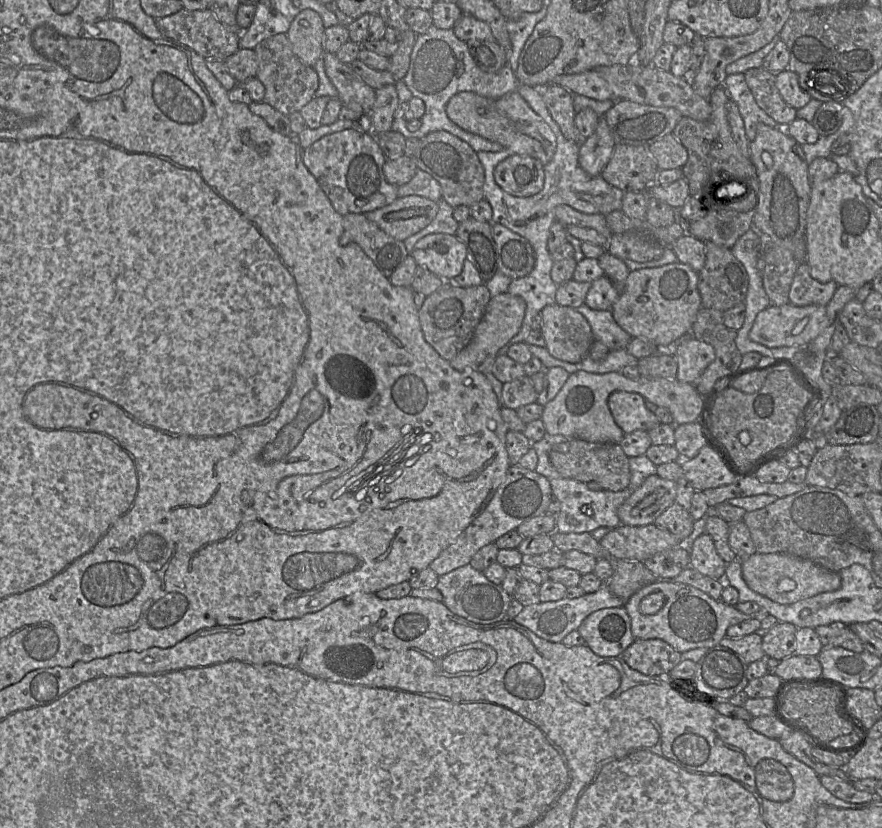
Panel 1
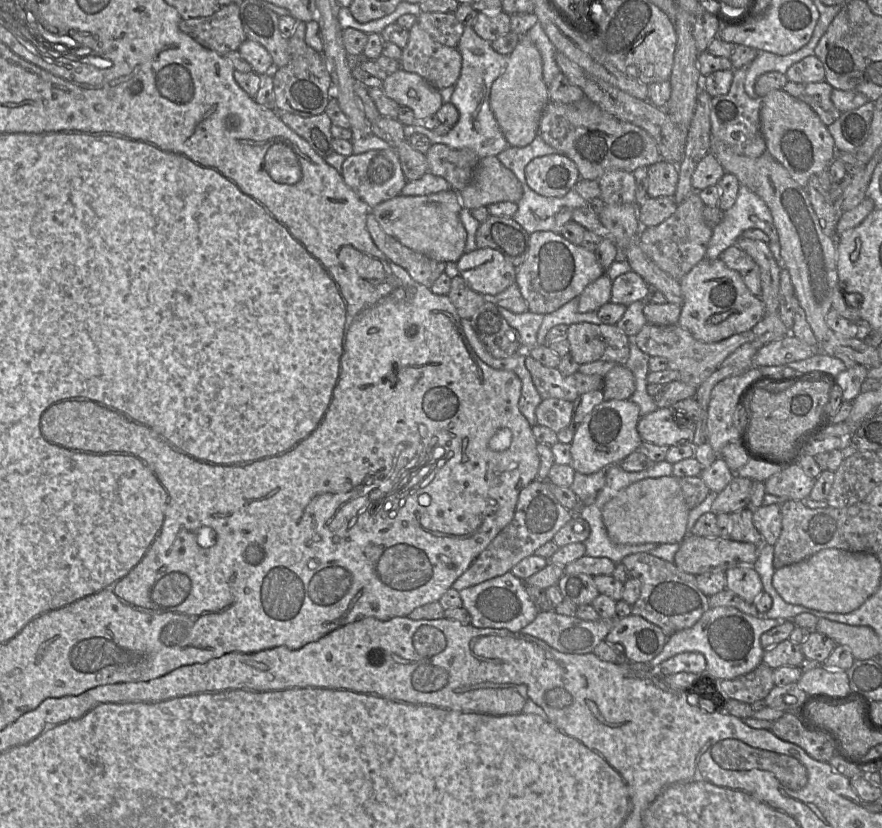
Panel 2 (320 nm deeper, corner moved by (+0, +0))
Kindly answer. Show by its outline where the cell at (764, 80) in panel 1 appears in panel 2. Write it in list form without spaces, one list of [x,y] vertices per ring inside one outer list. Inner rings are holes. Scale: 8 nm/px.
[[[788,81],[783,90],[808,104],[826,126],[834,123],[841,114],[831,100],[834,88],[826,81],[812,83]]]

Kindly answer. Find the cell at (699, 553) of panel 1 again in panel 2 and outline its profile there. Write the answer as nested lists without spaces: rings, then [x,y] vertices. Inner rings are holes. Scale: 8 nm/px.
[[[735,567],[725,571],[727,589],[753,604],[756,597],[763,592],[763,585],[759,574],[754,568]]]

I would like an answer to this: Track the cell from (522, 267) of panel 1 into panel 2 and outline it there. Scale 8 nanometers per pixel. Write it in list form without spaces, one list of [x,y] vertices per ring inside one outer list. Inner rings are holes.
[[[536,231],[529,234],[528,253],[516,269],[516,284],[529,311],[544,316],[579,297],[587,285],[604,274],[593,251],[572,244],[560,233]]]

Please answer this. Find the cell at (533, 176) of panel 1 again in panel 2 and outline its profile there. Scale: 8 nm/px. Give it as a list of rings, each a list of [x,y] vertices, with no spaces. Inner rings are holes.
[[[563,154],[532,159],[525,167],[528,186],[545,197],[562,197],[581,179],[573,160]]]

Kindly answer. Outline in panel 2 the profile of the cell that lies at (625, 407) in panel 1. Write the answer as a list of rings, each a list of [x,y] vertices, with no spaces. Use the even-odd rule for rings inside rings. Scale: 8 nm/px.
[[[658,408],[641,416],[637,431],[644,442],[673,447],[693,444],[696,426],[692,421],[683,423],[683,417],[672,408]]]

